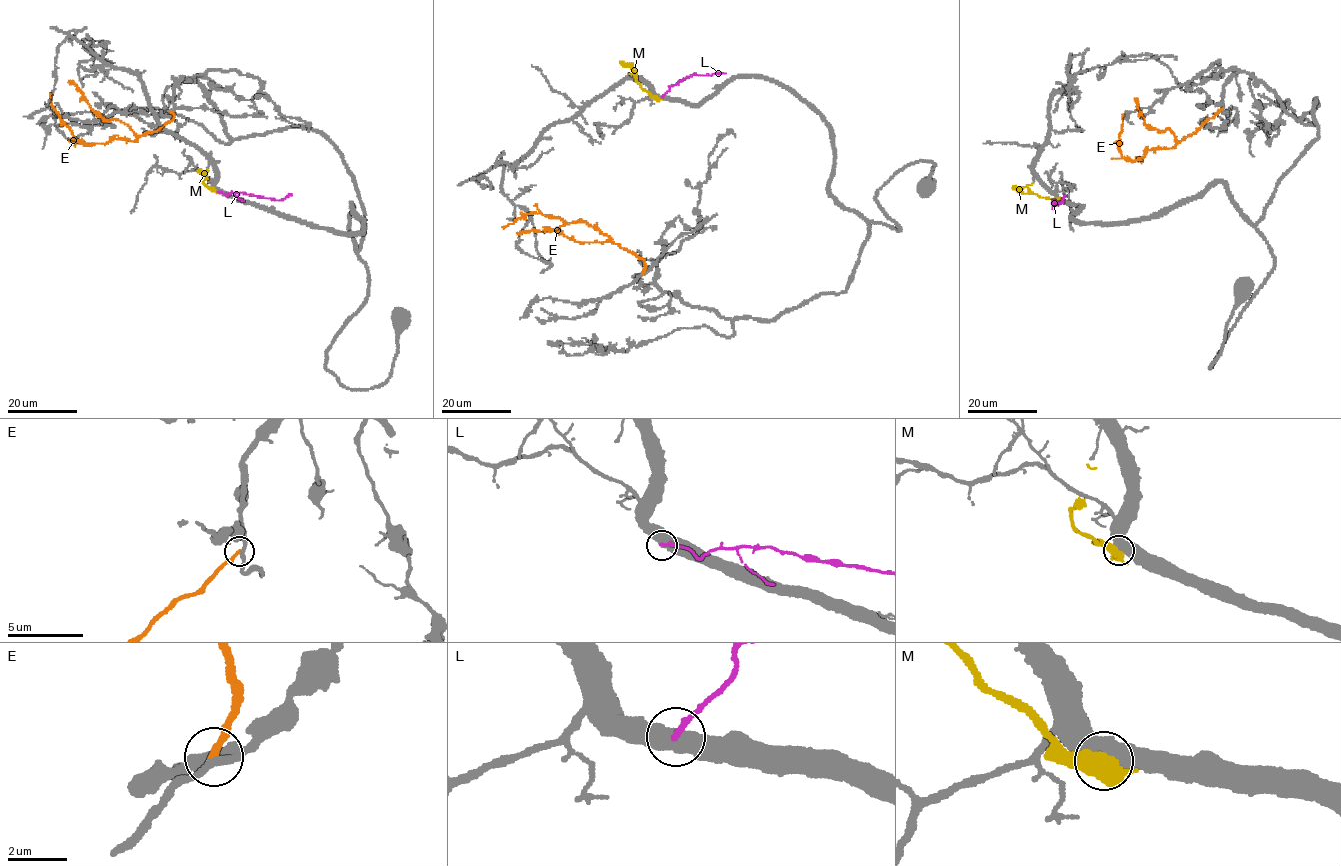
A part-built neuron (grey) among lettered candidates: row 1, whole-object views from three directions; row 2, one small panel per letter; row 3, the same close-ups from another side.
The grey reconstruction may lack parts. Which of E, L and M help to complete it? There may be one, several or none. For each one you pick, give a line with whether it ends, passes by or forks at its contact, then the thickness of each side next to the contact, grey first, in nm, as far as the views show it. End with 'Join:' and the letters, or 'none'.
Join: none

